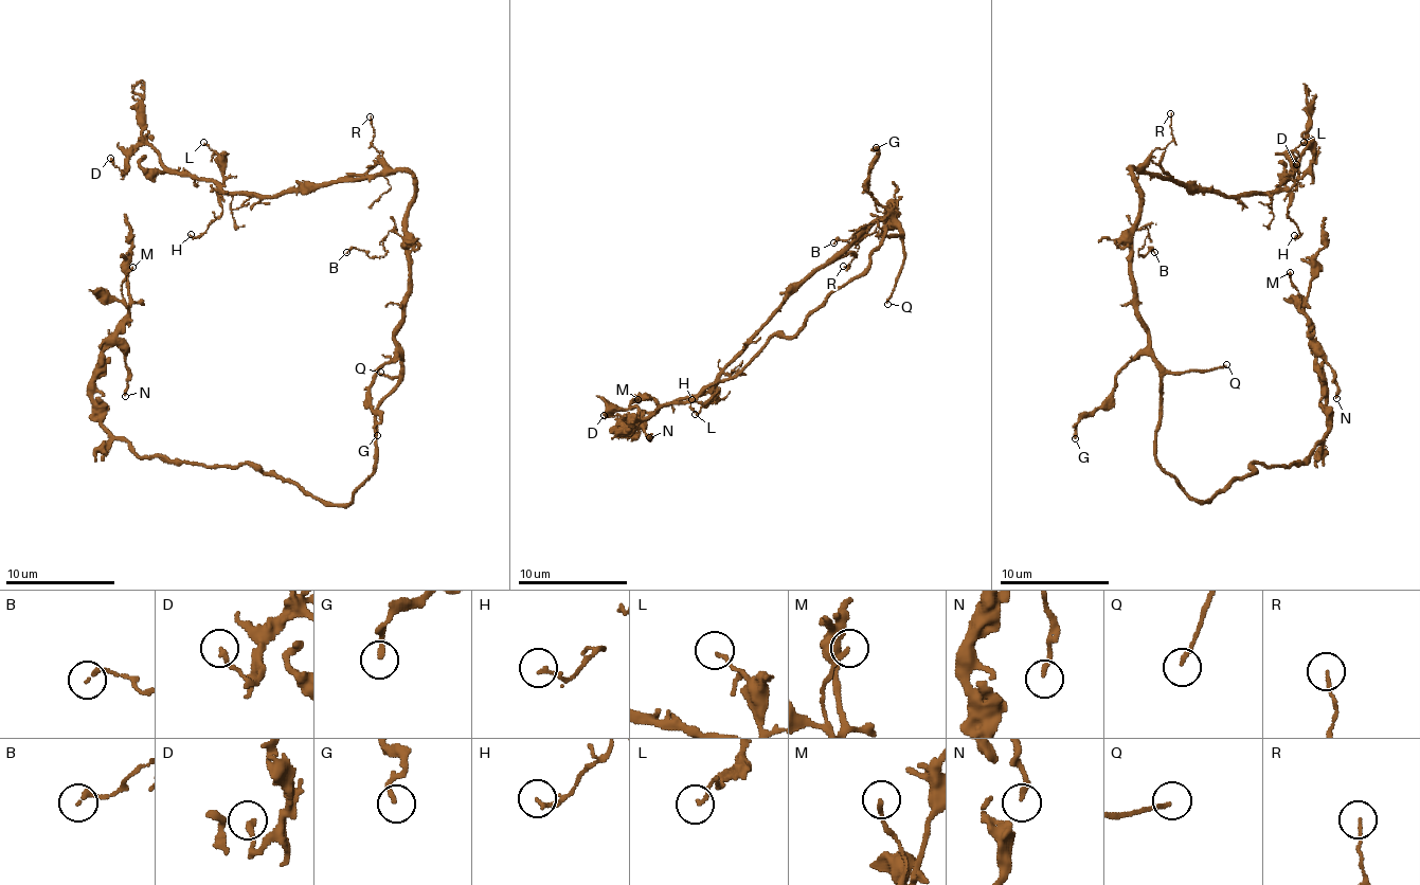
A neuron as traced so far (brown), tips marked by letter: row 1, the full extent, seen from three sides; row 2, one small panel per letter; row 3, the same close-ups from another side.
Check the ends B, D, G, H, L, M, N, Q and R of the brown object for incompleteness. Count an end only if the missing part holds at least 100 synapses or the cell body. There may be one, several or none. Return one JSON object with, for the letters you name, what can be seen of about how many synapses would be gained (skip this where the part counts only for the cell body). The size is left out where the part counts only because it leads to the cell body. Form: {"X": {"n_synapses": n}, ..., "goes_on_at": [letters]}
{"goes_on_at": ["Q"]}

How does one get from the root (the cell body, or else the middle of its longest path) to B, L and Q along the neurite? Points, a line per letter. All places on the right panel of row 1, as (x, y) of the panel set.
B: (1160, 403), (1162, 380), (1138, 313), (1130, 237), (1145, 230), (1138, 252), (1154, 252)
L: (1160, 403), (1130, 269), (1132, 168), (1228, 197), (1268, 195), (1292, 184), (1304, 142)
Q: (1160, 403), (1165, 374), (1203, 372), (1226, 364)

